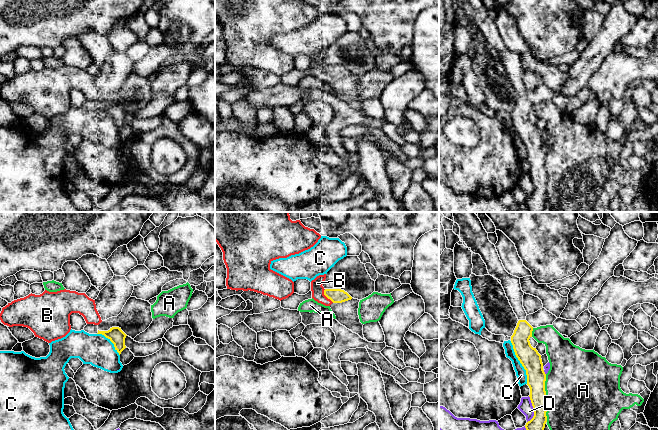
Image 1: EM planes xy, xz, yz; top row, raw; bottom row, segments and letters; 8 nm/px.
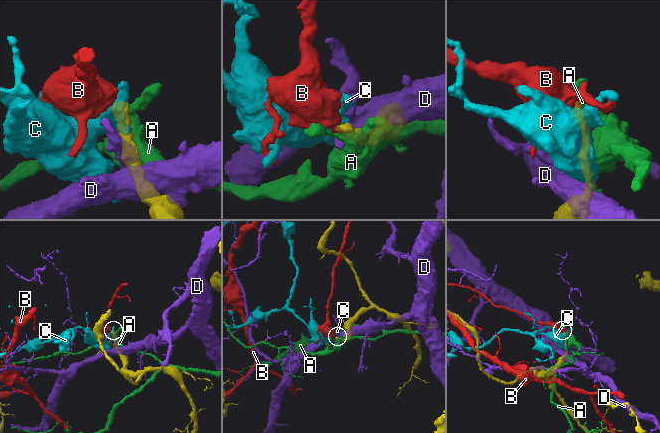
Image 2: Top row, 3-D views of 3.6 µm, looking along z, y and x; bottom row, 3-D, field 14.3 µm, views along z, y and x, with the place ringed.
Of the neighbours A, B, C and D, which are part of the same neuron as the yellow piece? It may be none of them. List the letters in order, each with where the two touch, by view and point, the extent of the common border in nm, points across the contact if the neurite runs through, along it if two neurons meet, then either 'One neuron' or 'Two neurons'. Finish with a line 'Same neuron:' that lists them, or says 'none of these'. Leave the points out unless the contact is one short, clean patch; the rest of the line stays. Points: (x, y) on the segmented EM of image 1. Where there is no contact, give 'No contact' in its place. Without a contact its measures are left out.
A: Touches yellow at yz (546, 398). Shared border 380 nm. Two neurons
B: Touches yellow at xz (326, 296). Shared border 130 nm. Two neurons
C: Touches yellow at yz (520, 362). Shared border 380 nm. Boundary: yz (510, 341), (515, 356), (525, 370), (527, 383). Two neurons
D: Touches yellow at yz (533, 408). Shared border 220 nm. Two neurons
Same neuron: none of these

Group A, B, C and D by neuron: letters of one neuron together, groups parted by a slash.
A / B / C / D

